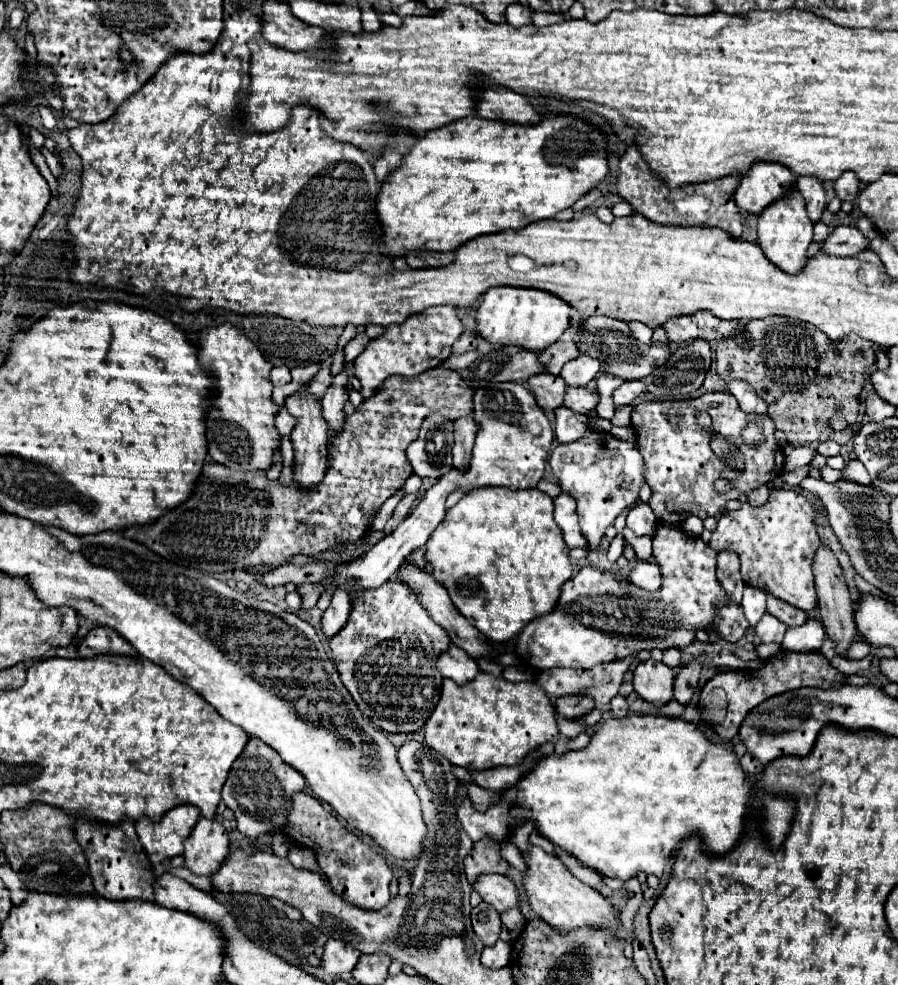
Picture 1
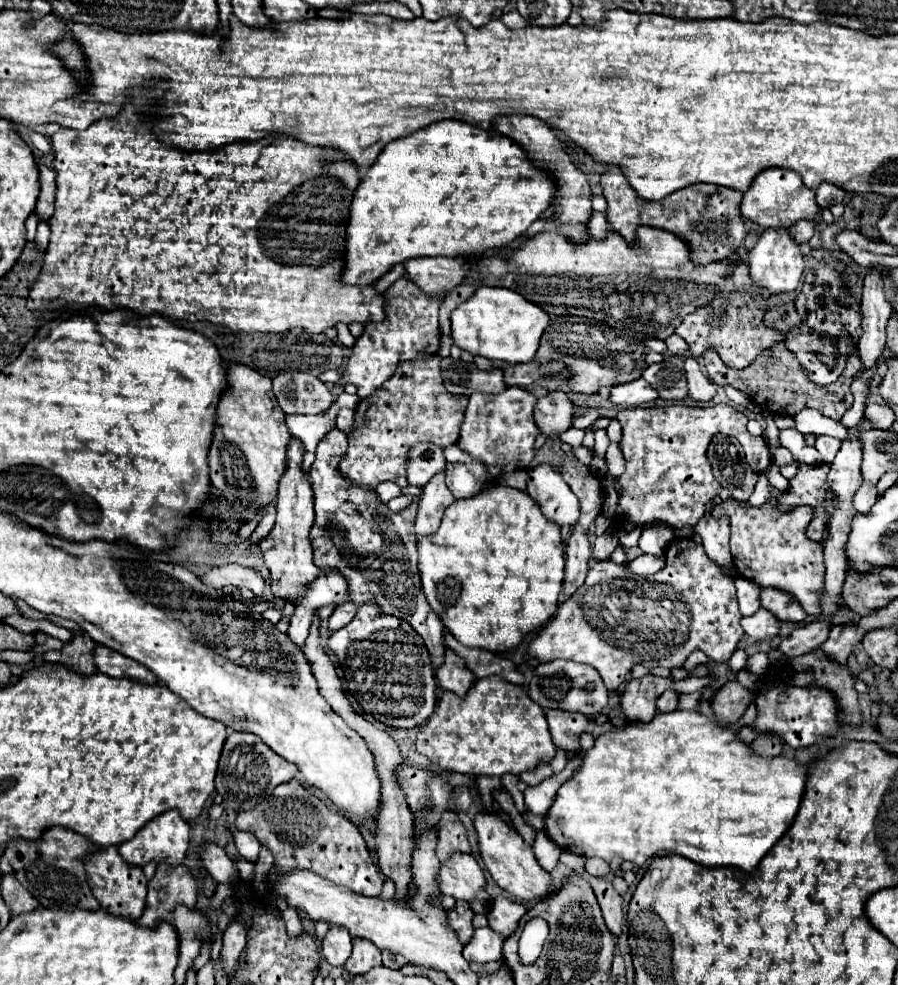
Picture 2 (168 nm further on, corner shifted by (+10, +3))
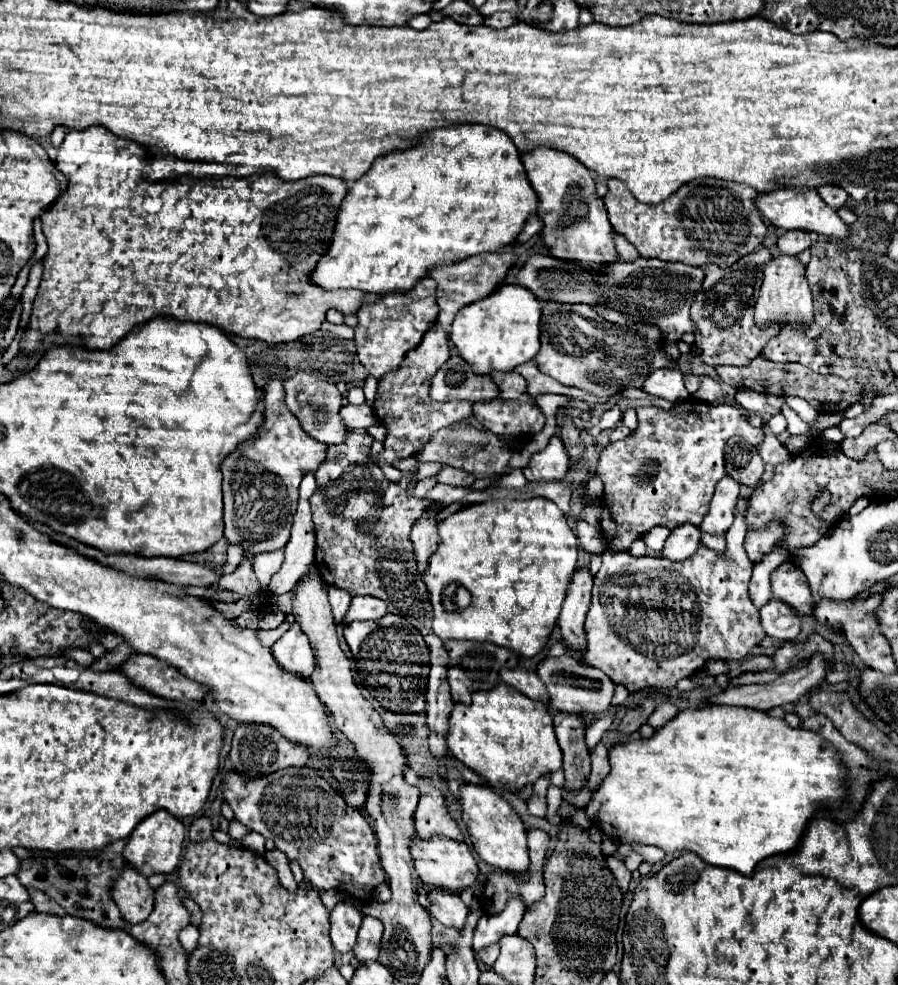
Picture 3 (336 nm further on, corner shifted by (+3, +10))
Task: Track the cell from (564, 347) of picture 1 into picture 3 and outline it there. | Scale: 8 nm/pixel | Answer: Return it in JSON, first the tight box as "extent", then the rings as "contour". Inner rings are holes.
{"extent":[491,372,527,400],"contour":[[[517,372],[491,374],[491,378],[493,378],[493,382],[497,382],[499,398],[503,398],[503,400],[515,400],[515,398],[519,398],[527,390],[525,378],[519,376]]]}

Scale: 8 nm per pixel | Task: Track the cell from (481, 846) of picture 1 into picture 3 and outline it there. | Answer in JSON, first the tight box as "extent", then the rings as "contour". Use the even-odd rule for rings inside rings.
{"extent":[407,770,461,840],"contour":[[[409,770],[407,782],[419,788],[419,804],[413,812],[413,822],[417,828],[417,834],[423,838],[429,838],[433,834],[441,834],[453,840],[461,840],[461,830],[457,822],[449,816],[449,810],[445,810],[445,802],[441,796],[441,790],[421,780],[423,770]]]}

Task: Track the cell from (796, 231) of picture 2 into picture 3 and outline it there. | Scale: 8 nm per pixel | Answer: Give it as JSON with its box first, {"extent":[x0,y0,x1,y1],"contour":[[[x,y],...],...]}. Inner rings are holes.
{"extent":[777,230,811,256],"contour":[[[791,230],[791,232],[785,232],[779,242],[777,242],[777,248],[783,252],[783,254],[793,254],[793,256],[799,256],[805,248],[811,246],[811,234],[809,232],[803,232],[803,230]]]}

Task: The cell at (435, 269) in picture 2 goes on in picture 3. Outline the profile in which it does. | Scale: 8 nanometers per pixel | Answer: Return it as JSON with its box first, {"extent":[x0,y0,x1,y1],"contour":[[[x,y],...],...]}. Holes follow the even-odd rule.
{"extent":[429,252,517,332],"contour":[[[483,252],[477,256],[471,256],[459,264],[453,266],[441,266],[439,270],[431,272],[429,276],[435,278],[437,282],[437,304],[439,304],[439,318],[437,322],[445,328],[445,332],[451,330],[451,322],[455,314],[467,306],[473,304],[481,298],[491,296],[505,280],[507,270],[517,262],[517,256],[513,252]]]}

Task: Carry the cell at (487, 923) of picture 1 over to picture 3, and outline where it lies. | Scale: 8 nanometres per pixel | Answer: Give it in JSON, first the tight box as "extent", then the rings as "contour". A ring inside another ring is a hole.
{"extent":[429,888,469,930],"contour":[[[431,888],[429,890],[429,914],[437,918],[443,926],[461,930],[465,924],[465,918],[469,914],[469,908],[463,904],[457,892],[441,890],[441,888]]]}

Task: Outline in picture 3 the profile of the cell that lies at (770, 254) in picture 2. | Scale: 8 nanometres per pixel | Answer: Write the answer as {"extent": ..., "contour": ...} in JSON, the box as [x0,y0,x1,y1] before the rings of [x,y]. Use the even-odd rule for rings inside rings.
{"extent":[755,254,813,328],"contour":[[[779,254],[765,266],[765,278],[761,286],[761,296],[755,304],[755,324],[759,328],[777,324],[783,326],[795,326],[805,328],[813,322],[813,304],[811,304],[811,290],[805,282],[805,266],[793,258]]]}

